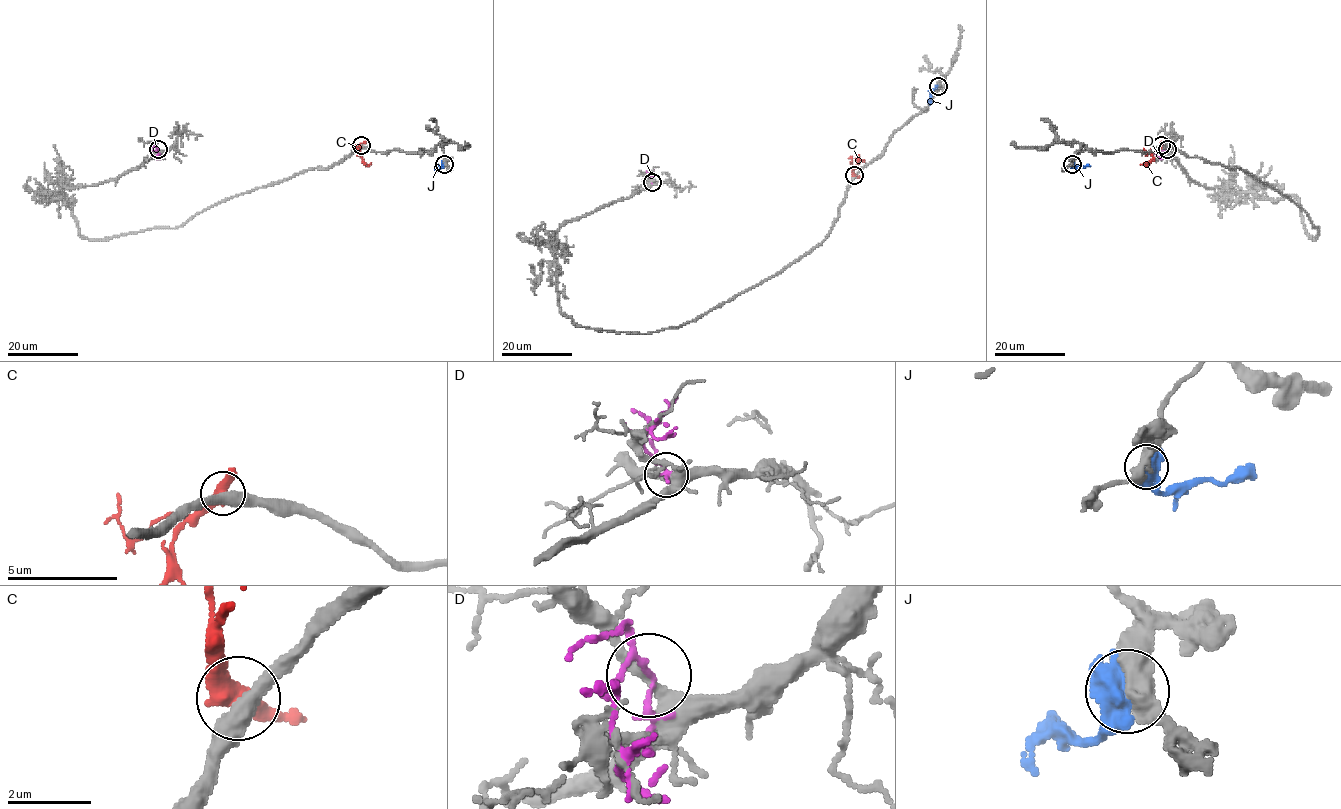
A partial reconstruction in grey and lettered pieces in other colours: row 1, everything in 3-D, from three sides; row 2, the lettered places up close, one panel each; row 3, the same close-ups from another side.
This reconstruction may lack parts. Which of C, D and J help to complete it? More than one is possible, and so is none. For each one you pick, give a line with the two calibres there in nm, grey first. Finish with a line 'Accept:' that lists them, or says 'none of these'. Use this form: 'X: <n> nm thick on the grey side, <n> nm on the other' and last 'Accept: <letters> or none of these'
Accept: none of these

